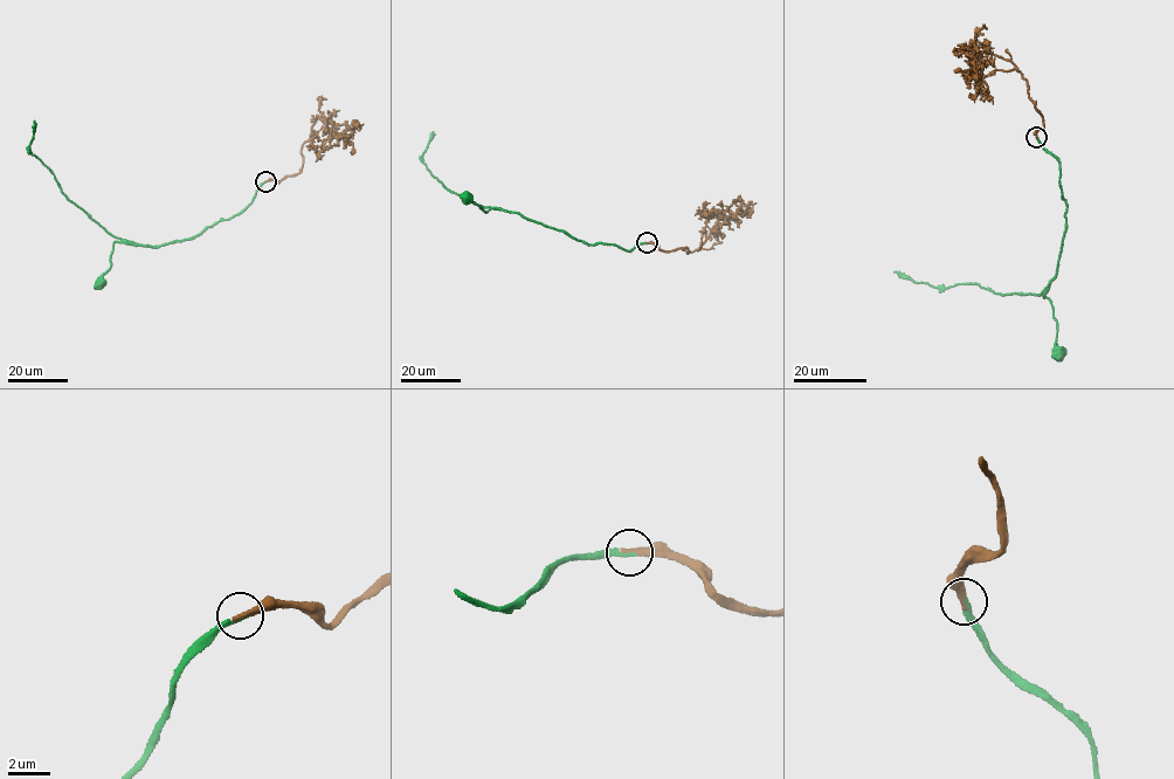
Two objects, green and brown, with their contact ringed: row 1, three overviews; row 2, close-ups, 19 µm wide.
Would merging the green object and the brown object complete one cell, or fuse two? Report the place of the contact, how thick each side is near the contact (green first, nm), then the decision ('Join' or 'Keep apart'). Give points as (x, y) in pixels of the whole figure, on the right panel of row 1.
Place: (1036, 137). Thickness 190 nm (green) against 280 nm. Join

